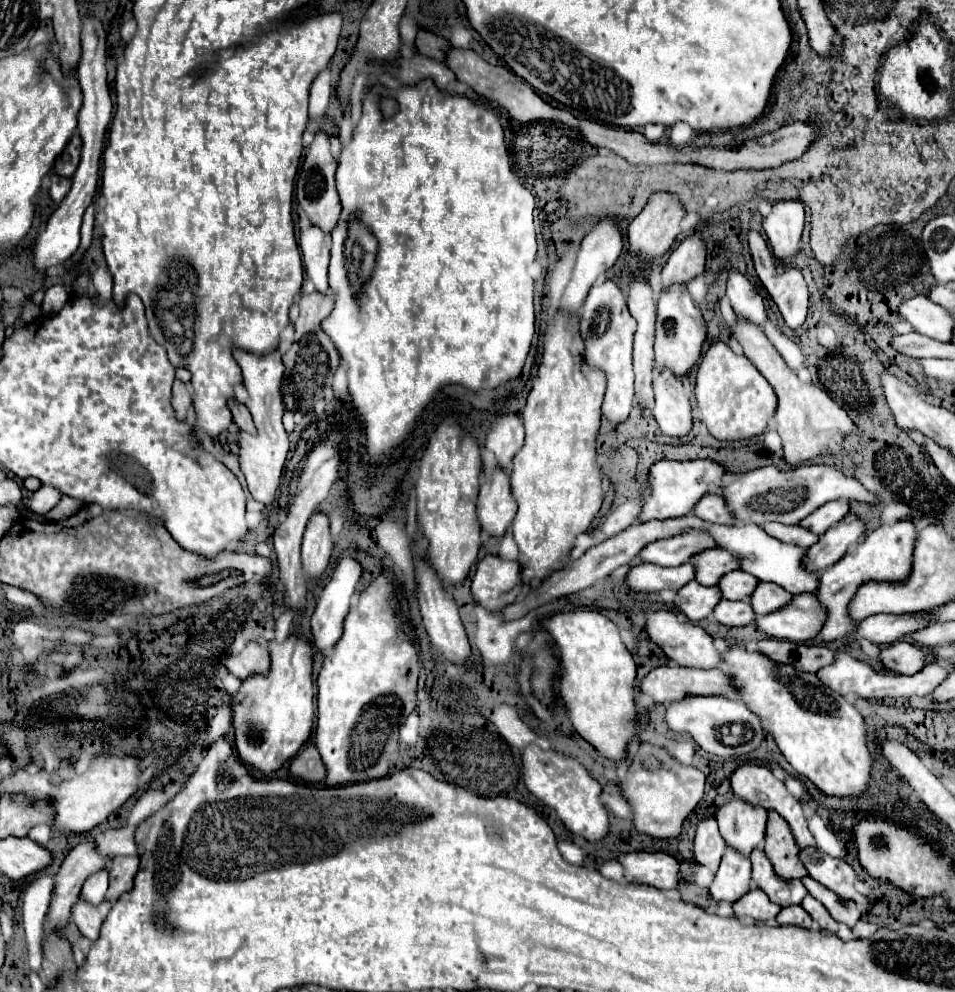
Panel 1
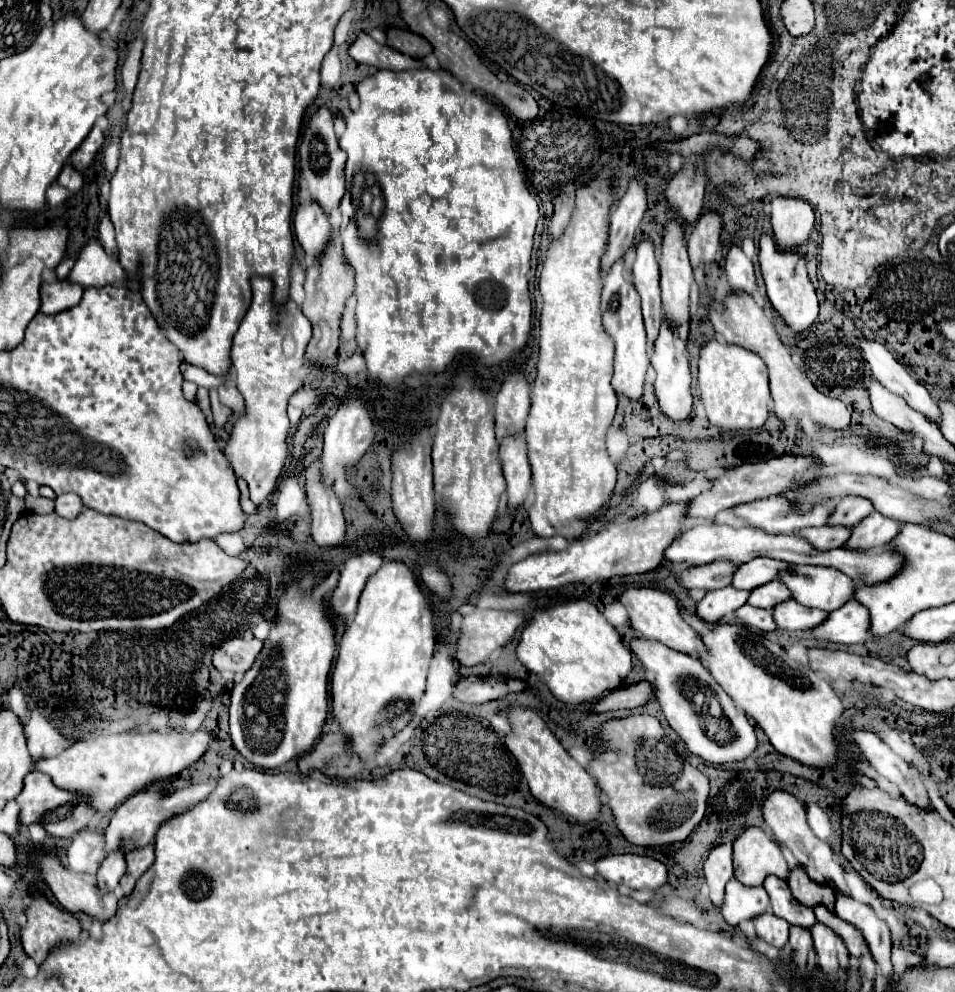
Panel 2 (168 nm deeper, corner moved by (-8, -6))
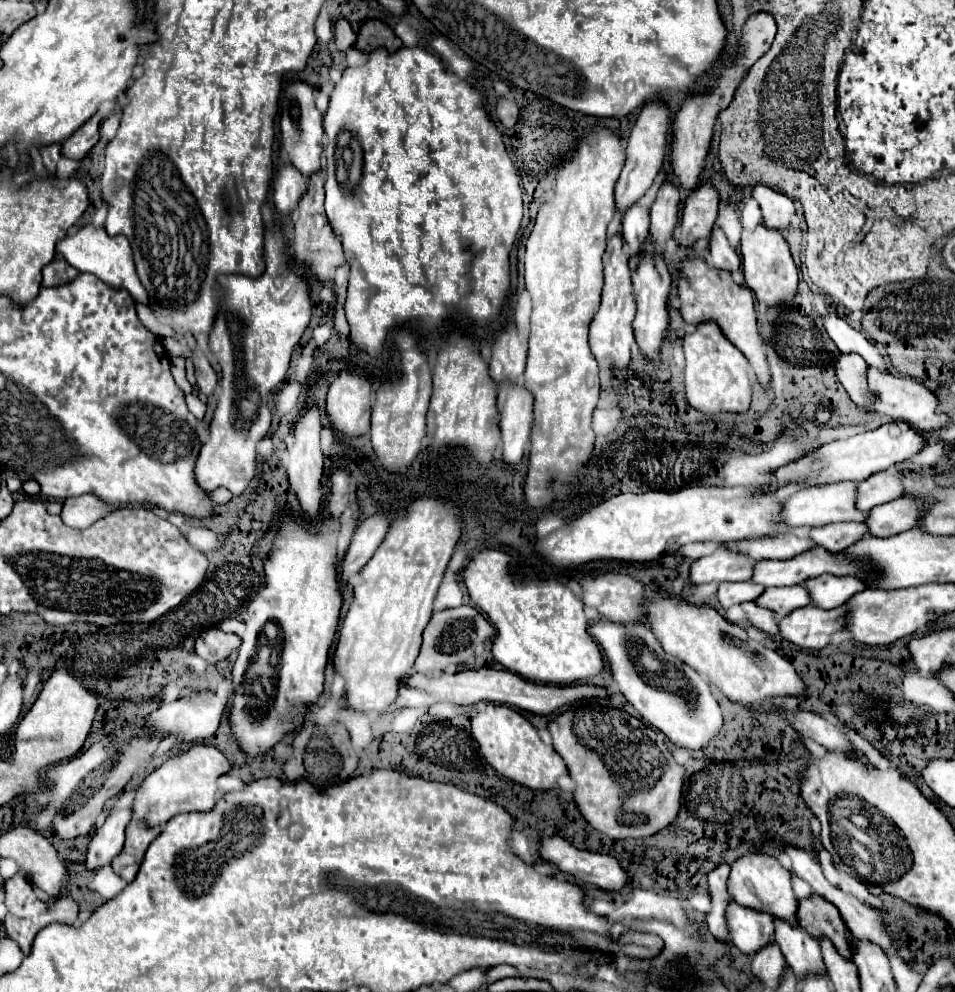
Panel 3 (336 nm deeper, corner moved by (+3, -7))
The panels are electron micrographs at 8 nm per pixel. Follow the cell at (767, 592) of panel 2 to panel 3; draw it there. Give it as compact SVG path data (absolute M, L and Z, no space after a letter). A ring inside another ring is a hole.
M790 586L790 588L766 588L760 598L754 600L758 606L776 612L778 616L788 614L800 606L808 606L810 598L804 586Z

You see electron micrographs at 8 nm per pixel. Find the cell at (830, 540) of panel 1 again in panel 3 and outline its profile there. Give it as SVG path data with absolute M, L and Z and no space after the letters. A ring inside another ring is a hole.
M898 498L880 506L874 506L868 514L864 524L868 526L868 536L888 538L900 532L910 530L918 524L924 506L910 498Z

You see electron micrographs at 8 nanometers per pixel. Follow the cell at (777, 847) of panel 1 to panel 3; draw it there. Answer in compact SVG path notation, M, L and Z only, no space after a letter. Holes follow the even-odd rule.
M810 896L798 900L798 912L796 922L808 930L816 940L820 936L828 936L840 954L850 958L850 944L848 944L848 928L844 926L844 920L840 918L840 912L836 912L836 906L826 902L820 896Z

